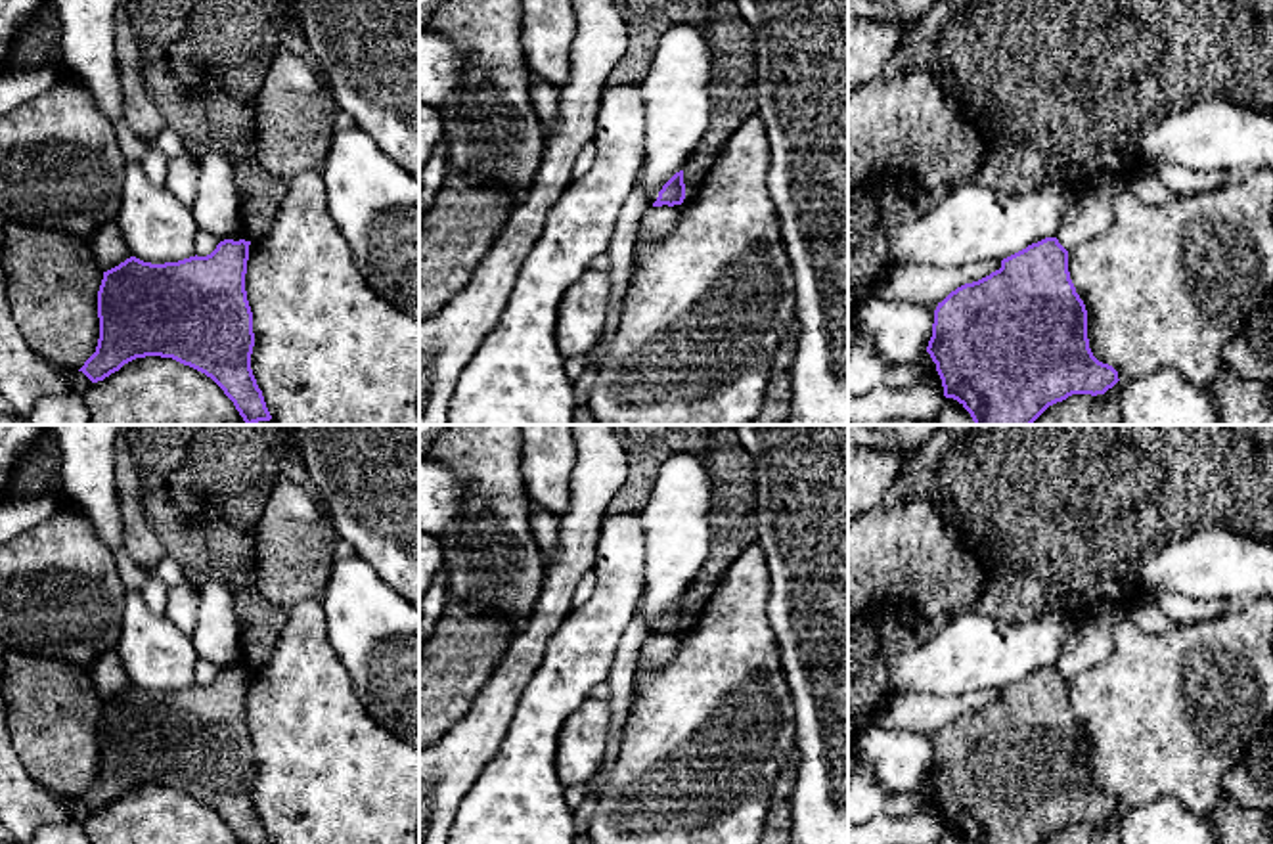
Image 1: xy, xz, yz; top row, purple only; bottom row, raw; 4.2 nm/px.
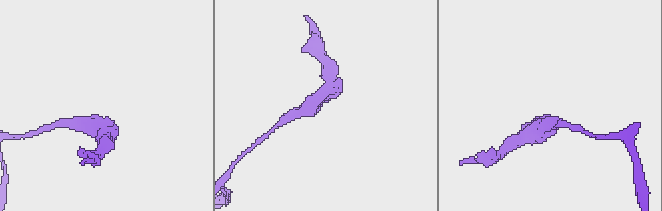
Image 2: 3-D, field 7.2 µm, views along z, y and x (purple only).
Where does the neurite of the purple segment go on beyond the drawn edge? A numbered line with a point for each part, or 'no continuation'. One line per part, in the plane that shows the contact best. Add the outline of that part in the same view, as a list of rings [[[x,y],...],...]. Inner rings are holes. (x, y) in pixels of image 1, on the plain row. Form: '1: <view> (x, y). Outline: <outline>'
no continuation

